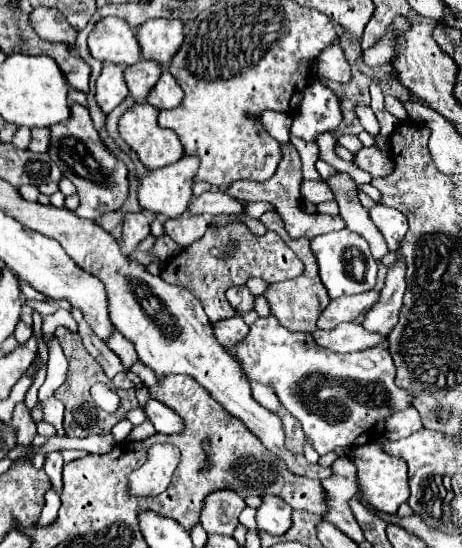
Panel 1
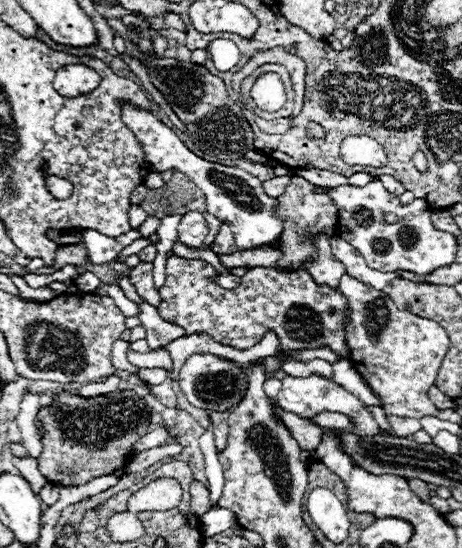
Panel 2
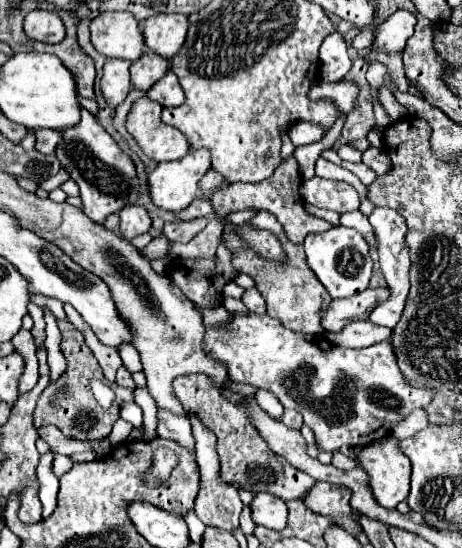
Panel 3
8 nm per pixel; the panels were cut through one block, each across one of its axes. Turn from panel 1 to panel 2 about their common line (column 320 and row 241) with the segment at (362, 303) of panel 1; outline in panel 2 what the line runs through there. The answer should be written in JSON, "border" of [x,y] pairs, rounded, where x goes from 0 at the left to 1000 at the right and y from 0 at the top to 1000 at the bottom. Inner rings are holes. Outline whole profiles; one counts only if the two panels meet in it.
{"border":[[[688,427],[680,434],[680,442],[684,442],[684,464],[688,464],[688,471],[684,474],[667,474],[658,482],[658,493],[667,493],[667,500],[675,500],[675,507],[684,515],[732,526],[736,507],[749,500],[745,482],[732,478],[719,467],[719,460],[714,460],[714,434],[706,427]]]}

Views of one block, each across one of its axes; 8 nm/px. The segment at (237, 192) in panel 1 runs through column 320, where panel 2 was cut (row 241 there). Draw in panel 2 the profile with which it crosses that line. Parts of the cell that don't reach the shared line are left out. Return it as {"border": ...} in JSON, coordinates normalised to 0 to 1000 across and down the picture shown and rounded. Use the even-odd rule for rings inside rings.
{"border":[[[481,409],[463,445],[459,445],[459,456],[468,464],[498,464],[498,460],[511,460],[511,445],[506,445],[506,431],[498,423],[498,416],[489,409]]]}

